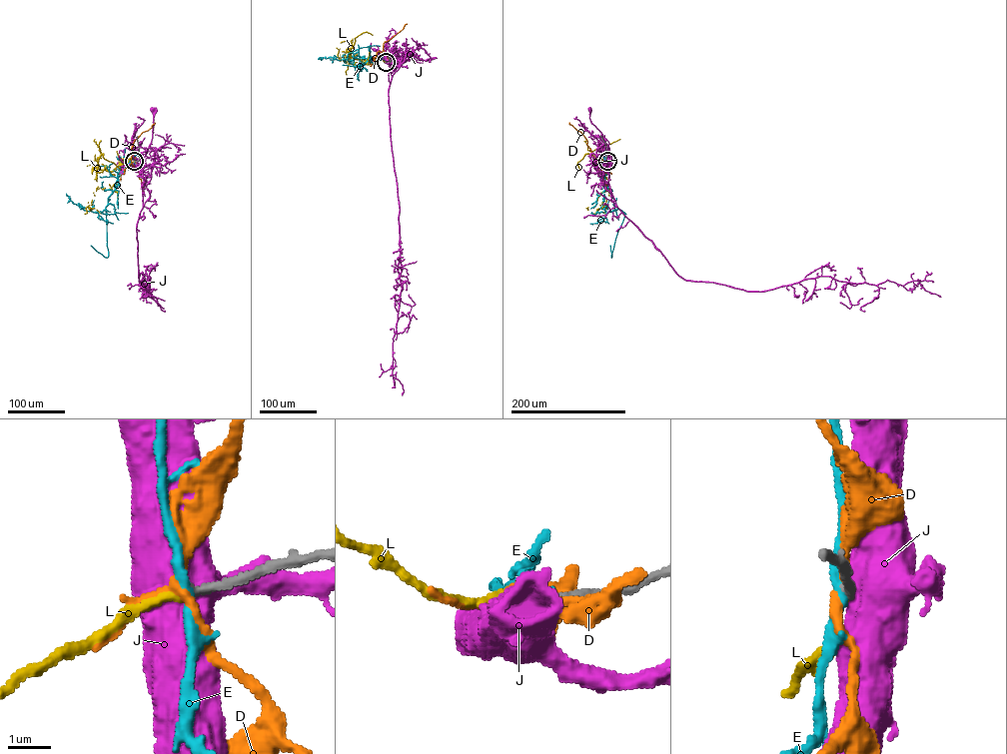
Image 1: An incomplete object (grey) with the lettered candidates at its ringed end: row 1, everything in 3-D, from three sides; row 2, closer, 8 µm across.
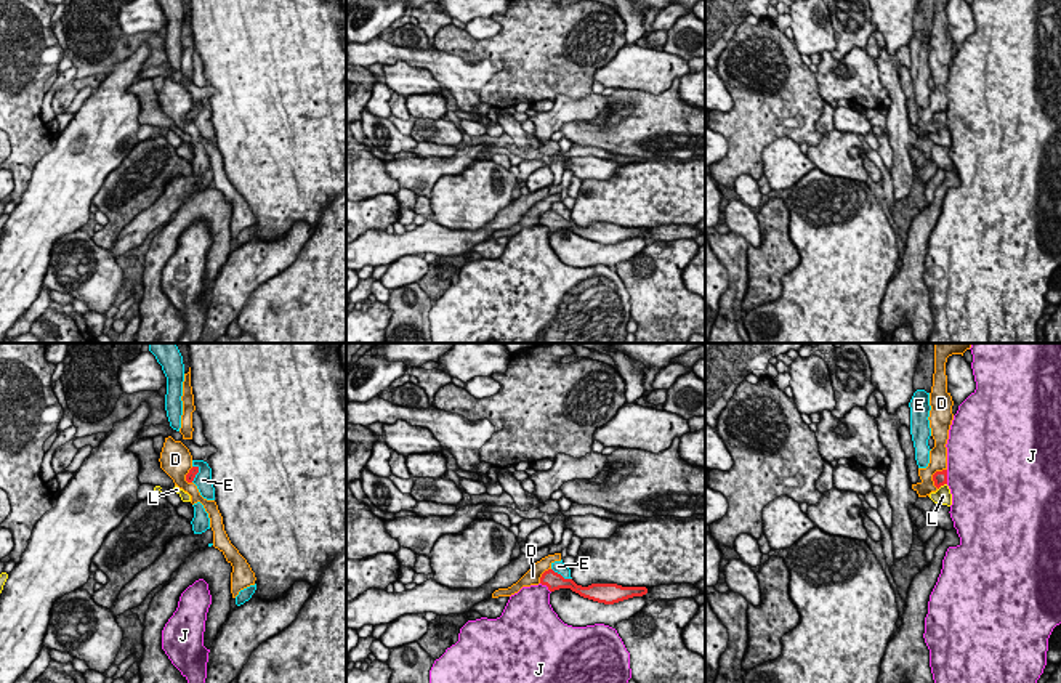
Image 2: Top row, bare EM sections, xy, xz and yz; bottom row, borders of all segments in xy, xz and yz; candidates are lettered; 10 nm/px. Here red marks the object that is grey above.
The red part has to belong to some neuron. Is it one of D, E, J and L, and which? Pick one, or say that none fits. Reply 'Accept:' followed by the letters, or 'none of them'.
Accept: L

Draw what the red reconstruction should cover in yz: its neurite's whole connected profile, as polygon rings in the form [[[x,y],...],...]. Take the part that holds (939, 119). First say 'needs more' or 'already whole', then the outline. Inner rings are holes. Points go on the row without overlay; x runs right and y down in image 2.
needs more; [[[947,111],[936,112],[933,115],[933,122],[934,122],[934,127],[938,128],[938,131],[931,133],[930,139],[934,144],[941,144],[941,146],[950,148],[952,146],[952,135],[950,135],[950,130],[947,127]]]

